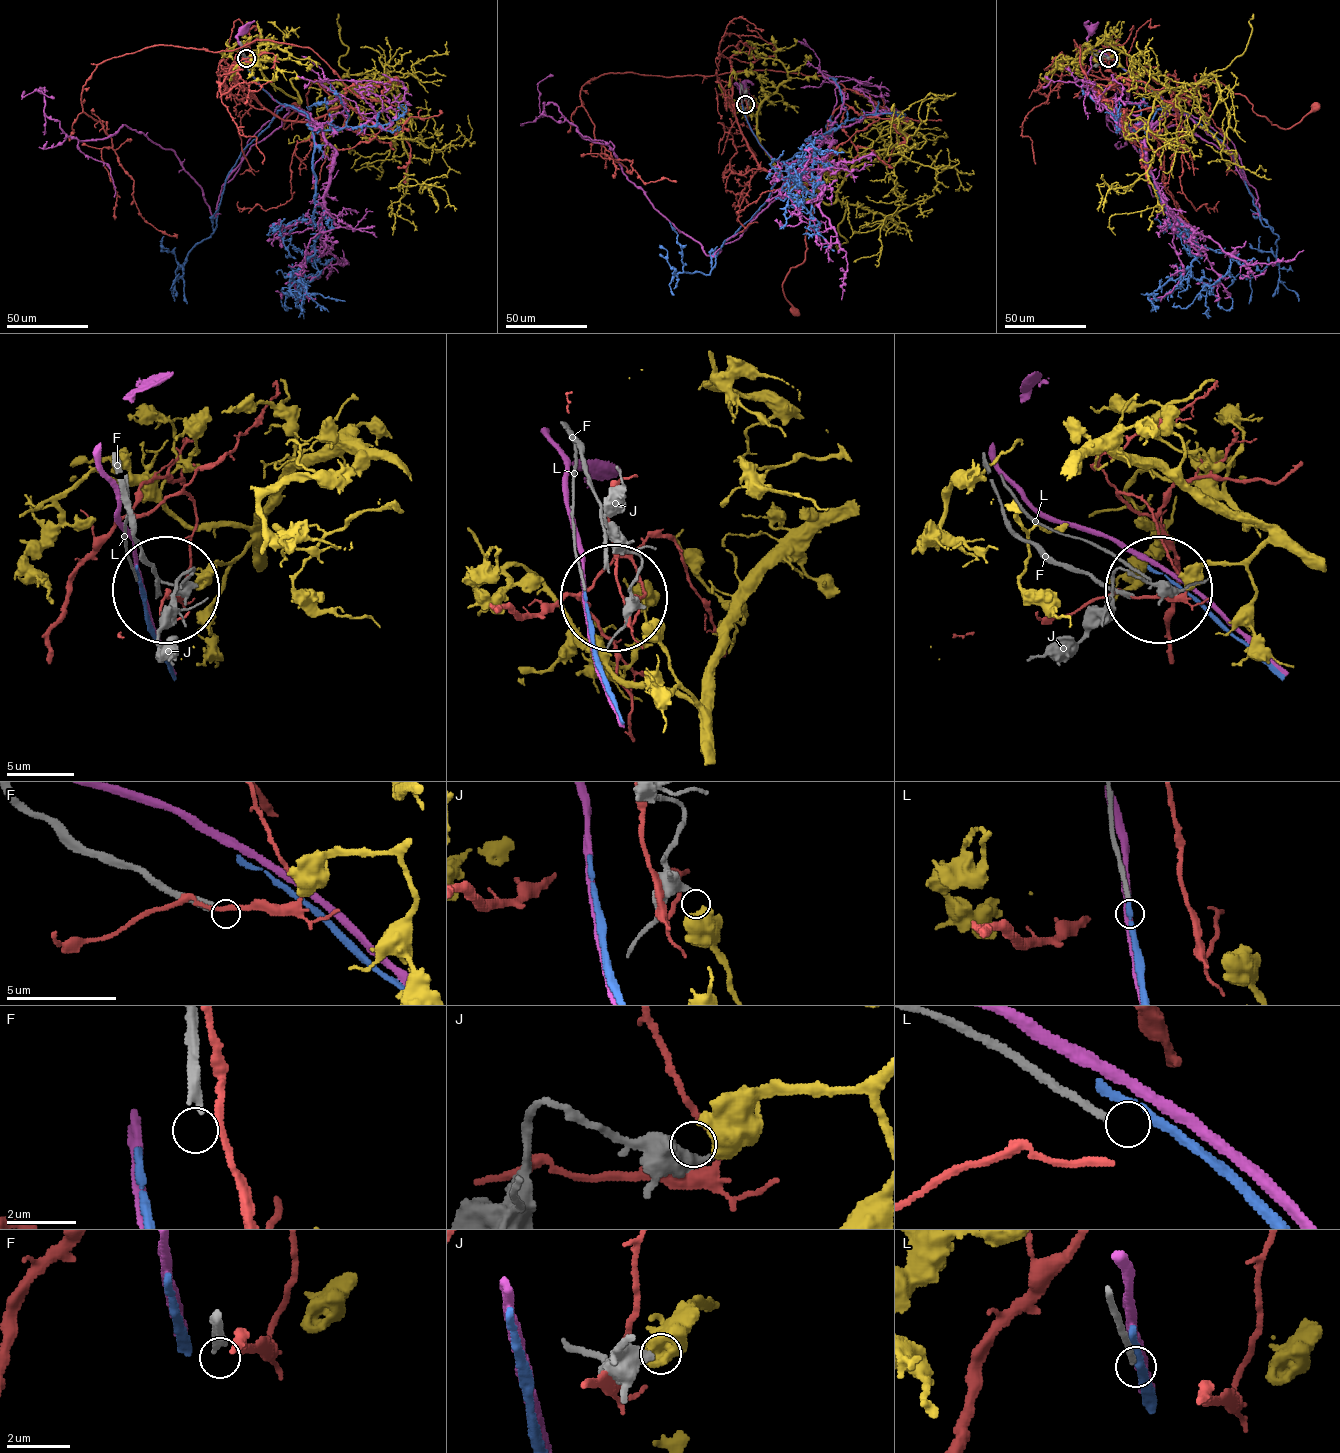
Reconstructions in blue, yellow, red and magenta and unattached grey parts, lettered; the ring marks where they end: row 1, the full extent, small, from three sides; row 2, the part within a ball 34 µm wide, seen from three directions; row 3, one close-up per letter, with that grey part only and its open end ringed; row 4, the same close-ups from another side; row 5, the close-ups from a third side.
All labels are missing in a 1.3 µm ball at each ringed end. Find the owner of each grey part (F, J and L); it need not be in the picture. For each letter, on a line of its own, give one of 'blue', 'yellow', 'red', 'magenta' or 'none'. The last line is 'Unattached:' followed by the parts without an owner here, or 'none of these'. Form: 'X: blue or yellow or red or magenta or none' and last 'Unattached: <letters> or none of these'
F: none
J: yellow
L: none
Unattached: F, L

